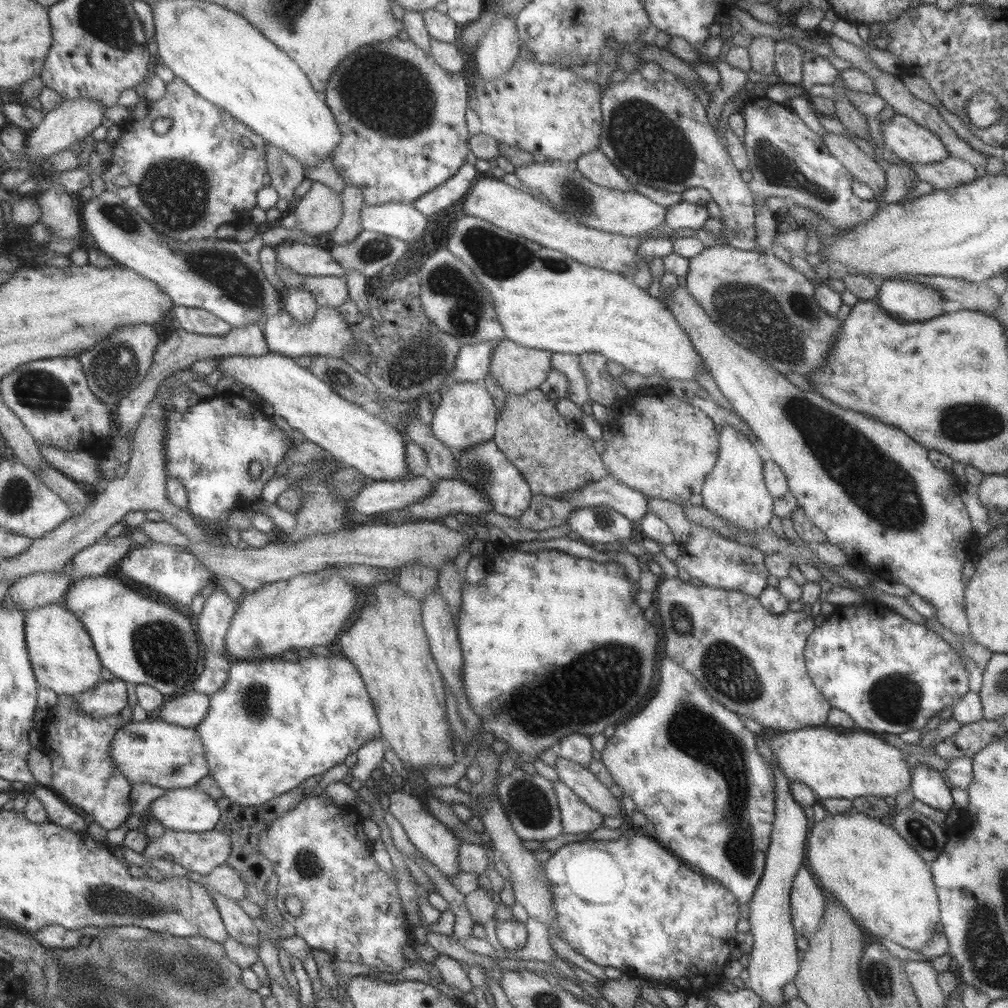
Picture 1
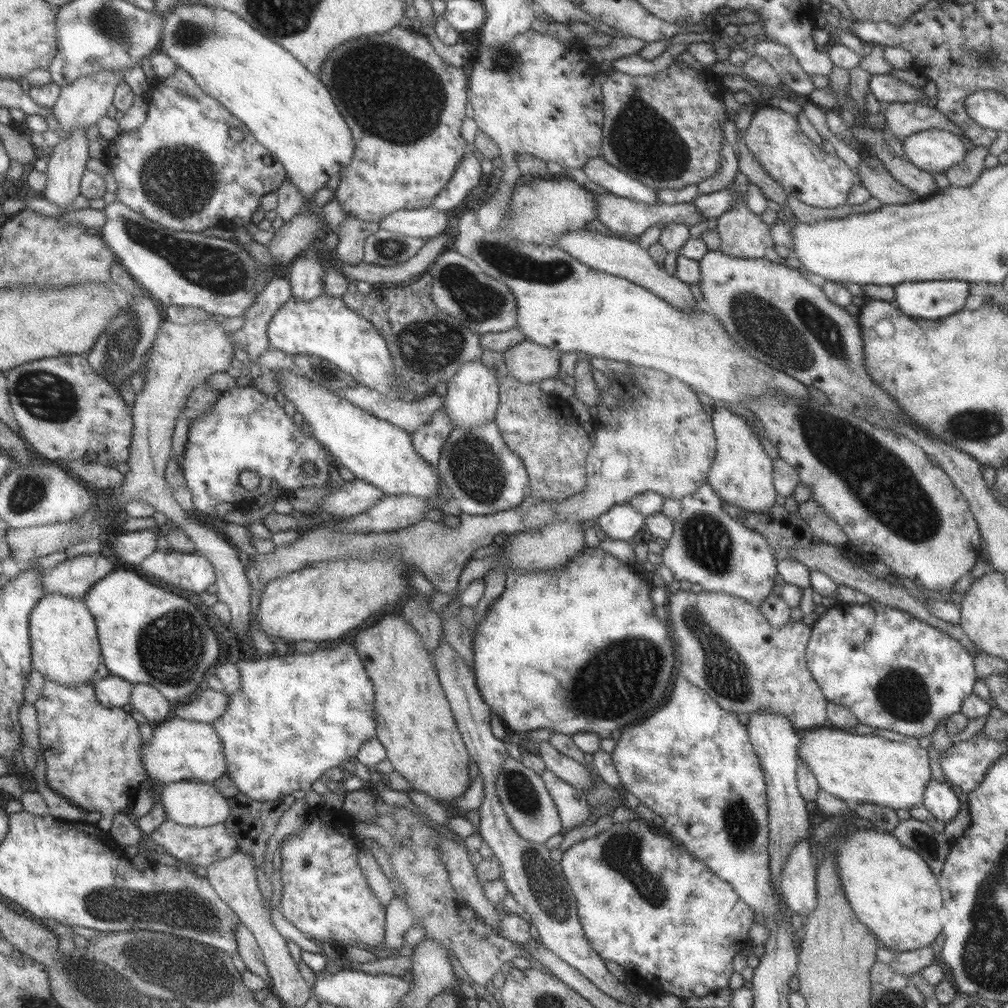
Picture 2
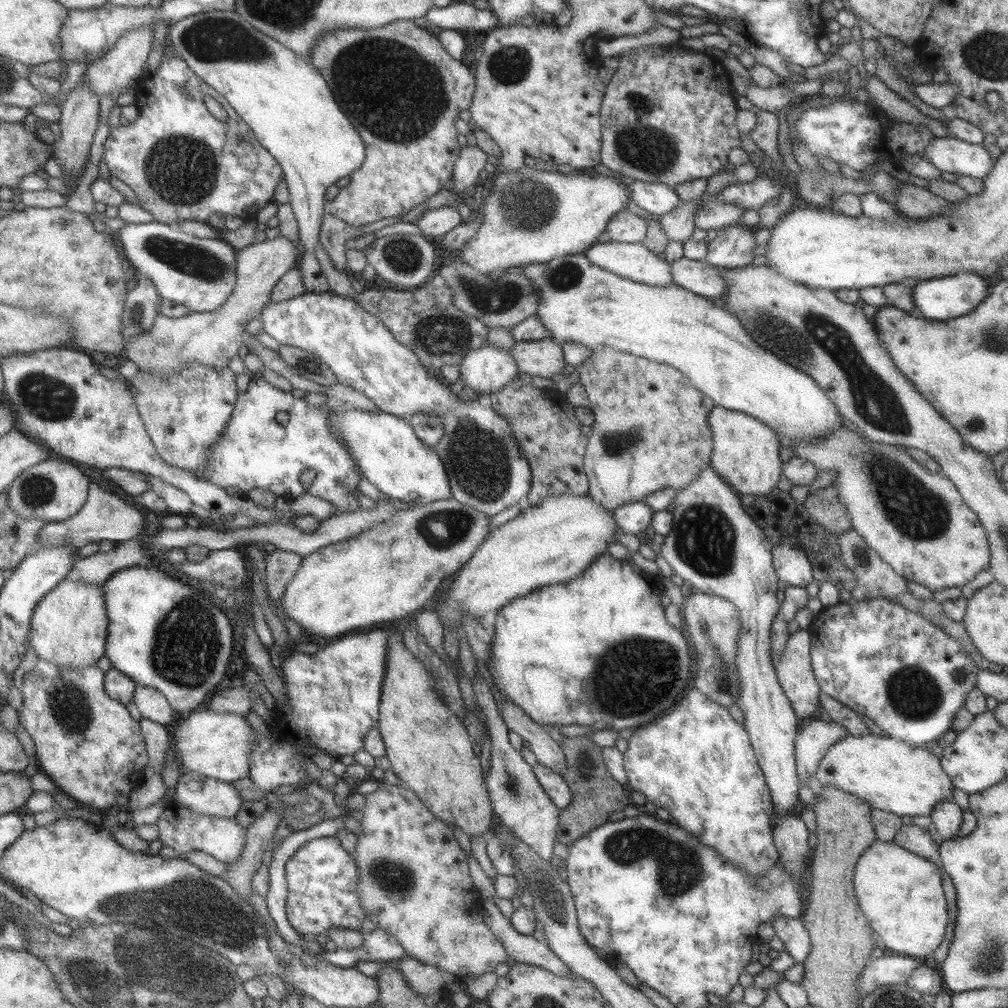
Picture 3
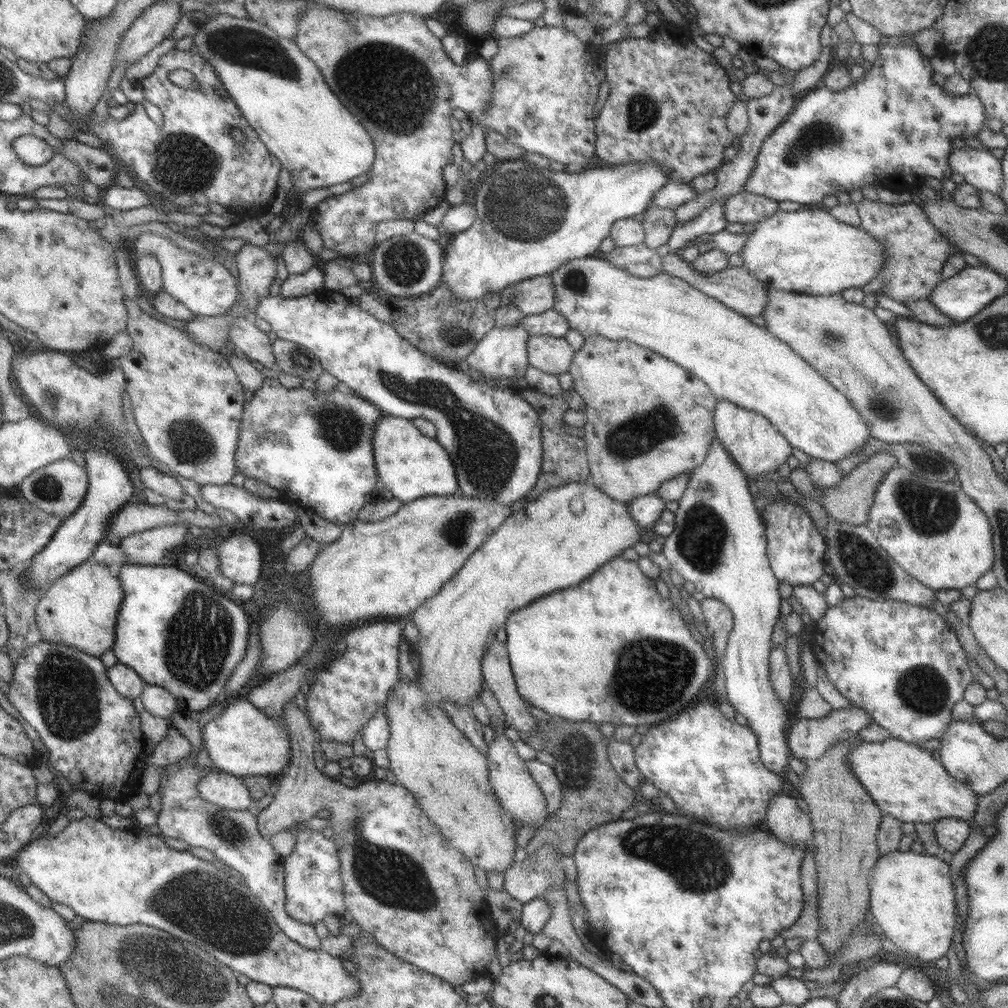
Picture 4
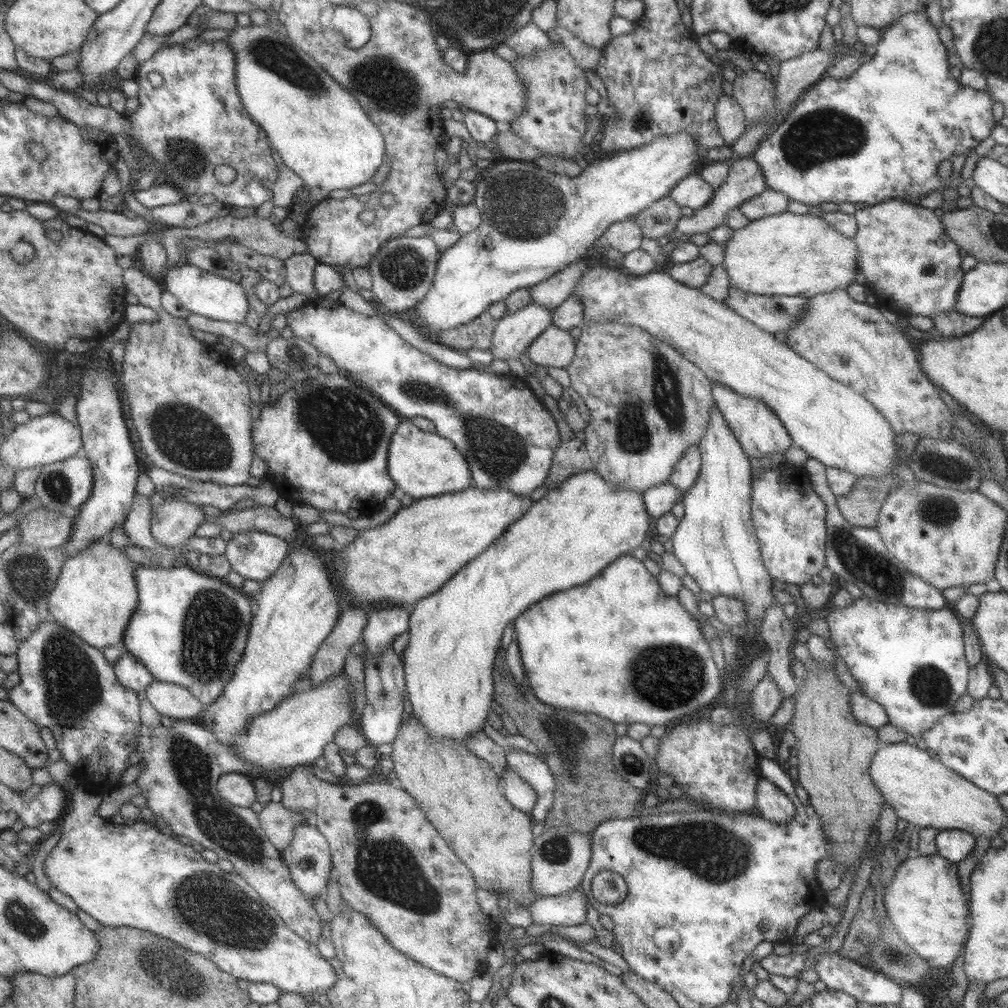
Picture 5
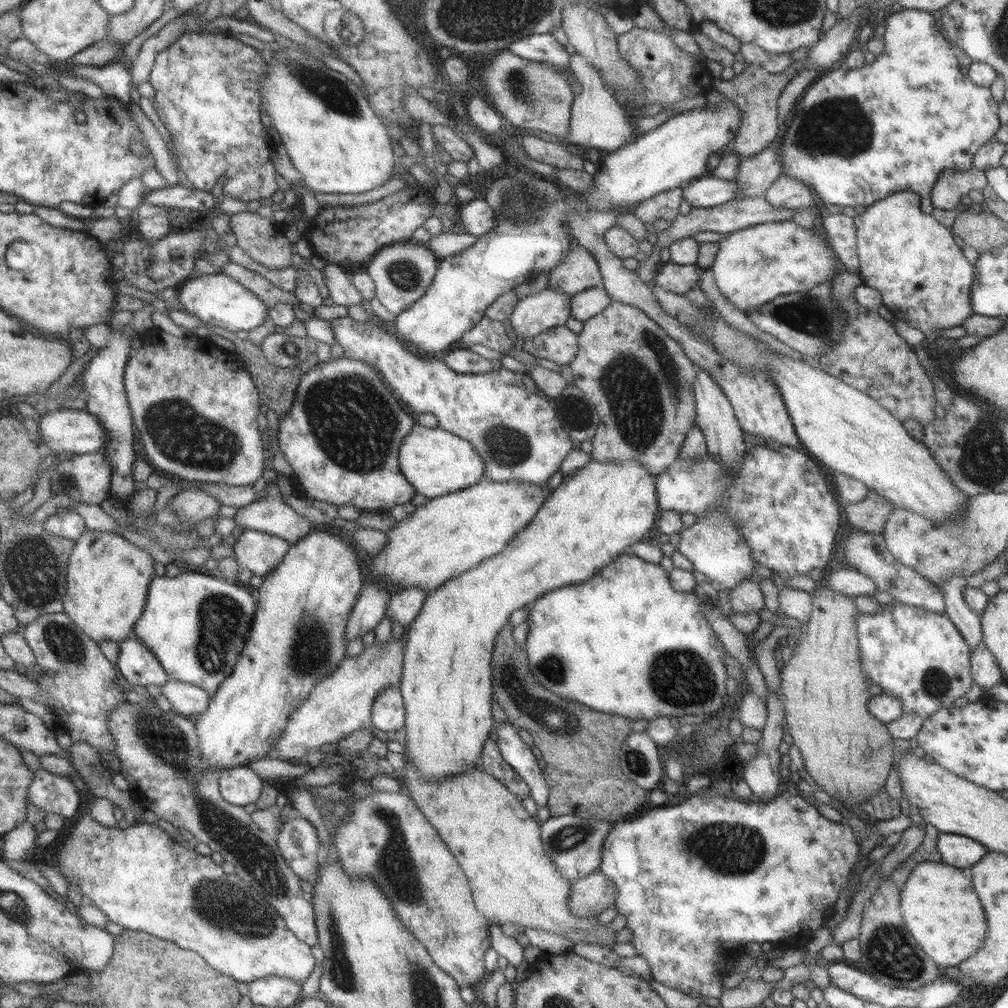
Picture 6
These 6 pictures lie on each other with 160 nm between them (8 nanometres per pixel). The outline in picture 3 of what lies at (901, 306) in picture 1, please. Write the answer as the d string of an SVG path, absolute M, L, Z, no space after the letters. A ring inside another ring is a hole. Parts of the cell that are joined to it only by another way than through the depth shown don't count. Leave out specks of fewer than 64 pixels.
M957 273L947 277L925 279L910 288L910 291L913 305L915 305L915 310L910 313L910 316L918 316L933 321L945 321L965 316L965 314L977 308L989 294L984 280L978 275L969 273Z

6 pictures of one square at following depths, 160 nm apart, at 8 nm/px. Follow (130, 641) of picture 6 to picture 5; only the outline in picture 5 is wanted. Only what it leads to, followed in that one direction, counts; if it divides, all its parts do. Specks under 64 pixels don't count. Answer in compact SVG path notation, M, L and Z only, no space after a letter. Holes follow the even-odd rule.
M123 639L113 645L120 651L123 651L121 657L113 663L115 676L117 677L119 684L125 688L133 689L135 692L144 690L153 678L143 664L137 662L135 658L126 652L123 645Z

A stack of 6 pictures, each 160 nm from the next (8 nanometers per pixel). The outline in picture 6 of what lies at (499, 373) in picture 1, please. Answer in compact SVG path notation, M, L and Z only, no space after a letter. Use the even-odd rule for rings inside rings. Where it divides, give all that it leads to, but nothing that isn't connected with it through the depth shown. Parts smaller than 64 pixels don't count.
M565 325L554 326L531 338L525 338L522 345L522 350L531 356L551 360L557 365L570 363L577 349L577 335Z

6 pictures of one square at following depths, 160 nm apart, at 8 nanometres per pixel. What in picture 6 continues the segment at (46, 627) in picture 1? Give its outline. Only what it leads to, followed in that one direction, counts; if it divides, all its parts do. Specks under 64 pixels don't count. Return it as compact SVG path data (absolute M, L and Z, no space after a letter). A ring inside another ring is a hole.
M87 529L74 541L67 559L65 590L62 596L63 612L69 620L88 636L93 642L101 640L122 641L132 635L132 628L139 615L143 612L147 587L150 578L155 575L153 559L145 550L129 543L117 533ZM99 538L103 543L103 551L97 556L89 553L89 543Z

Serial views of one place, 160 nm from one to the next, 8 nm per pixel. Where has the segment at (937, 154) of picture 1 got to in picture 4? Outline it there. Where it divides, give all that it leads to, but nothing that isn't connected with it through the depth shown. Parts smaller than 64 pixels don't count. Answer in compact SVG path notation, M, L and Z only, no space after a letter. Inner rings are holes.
M964 147L951 149L947 164L953 173L960 174L965 183L977 190L996 195L1002 179L1000 160L983 149Z

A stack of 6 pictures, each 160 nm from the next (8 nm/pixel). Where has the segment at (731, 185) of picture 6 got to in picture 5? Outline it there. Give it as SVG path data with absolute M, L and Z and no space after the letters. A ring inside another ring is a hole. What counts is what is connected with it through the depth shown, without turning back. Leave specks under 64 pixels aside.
M693 173L684 176L669 191L668 197L679 206L699 210L711 198L714 188L711 188L701 177Z

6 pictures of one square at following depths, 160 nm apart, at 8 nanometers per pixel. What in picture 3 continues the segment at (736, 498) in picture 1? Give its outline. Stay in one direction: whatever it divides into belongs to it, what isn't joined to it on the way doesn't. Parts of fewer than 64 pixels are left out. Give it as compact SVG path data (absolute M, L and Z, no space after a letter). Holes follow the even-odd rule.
M715 404L709 411L708 423L712 434L710 467L713 472L743 499L773 492L782 465L779 459L780 444L775 430L751 415Z

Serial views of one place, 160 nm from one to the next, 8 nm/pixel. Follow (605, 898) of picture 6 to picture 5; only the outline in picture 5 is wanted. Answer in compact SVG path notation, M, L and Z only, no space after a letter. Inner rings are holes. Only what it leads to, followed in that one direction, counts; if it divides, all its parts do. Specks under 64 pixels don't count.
M577 887L567 893L539 897L527 909L532 924L573 926L585 922L585 903L588 902Z

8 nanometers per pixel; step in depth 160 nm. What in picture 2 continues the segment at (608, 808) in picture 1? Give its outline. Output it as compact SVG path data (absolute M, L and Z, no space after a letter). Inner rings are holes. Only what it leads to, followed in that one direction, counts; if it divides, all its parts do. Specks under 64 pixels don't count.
M549 742L540 744L539 758L545 764L545 769L552 772L561 781L567 782L571 787L585 792L593 787L591 773L581 764L563 756L553 748Z

